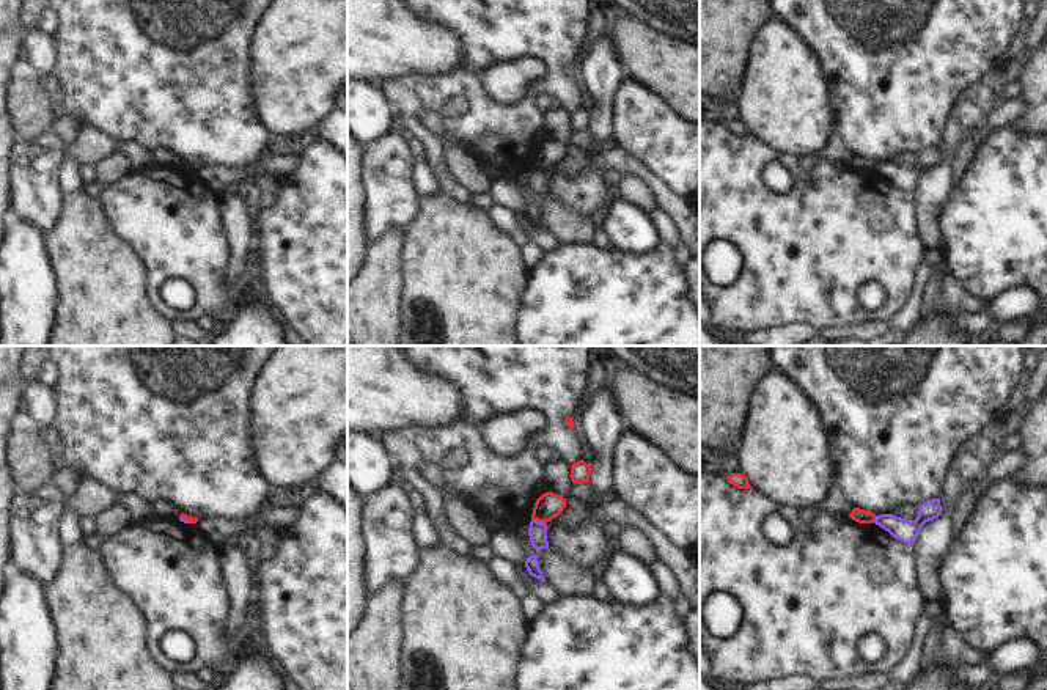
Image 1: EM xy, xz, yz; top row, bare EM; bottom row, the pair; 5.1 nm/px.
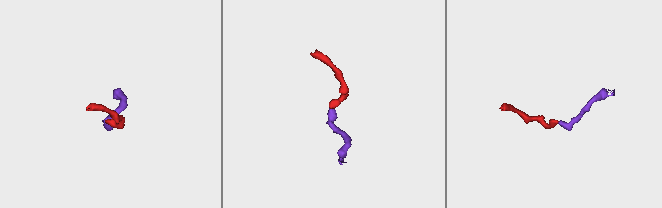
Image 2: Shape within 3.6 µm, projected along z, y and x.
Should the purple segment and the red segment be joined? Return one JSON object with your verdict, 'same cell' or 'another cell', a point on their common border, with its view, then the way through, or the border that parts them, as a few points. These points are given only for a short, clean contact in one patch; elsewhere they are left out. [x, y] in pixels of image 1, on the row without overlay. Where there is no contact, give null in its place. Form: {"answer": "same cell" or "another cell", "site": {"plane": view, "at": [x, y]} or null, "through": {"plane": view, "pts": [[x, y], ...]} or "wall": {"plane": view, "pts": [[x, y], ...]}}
{"answer": "another cell", "site": {"plane": "xz", "at": [536, 168]}, "wall": {"plane": "xz", "pts": [[532, 167], [544, 172]]}}

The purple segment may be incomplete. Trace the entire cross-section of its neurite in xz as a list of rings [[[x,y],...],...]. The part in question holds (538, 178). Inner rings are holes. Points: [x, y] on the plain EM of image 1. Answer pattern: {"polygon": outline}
{"polygon": [[[531,168],[528,176],[530,190],[535,196],[549,196],[547,173],[544,170]]]}

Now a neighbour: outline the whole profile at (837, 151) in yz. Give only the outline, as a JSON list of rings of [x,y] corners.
[[[838,134],[830,138],[830,145],[824,154],[828,160],[838,163],[849,163],[854,157]]]

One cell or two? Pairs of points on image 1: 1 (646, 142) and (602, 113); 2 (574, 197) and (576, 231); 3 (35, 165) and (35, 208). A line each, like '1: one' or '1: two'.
1: two
2: two
3: one

